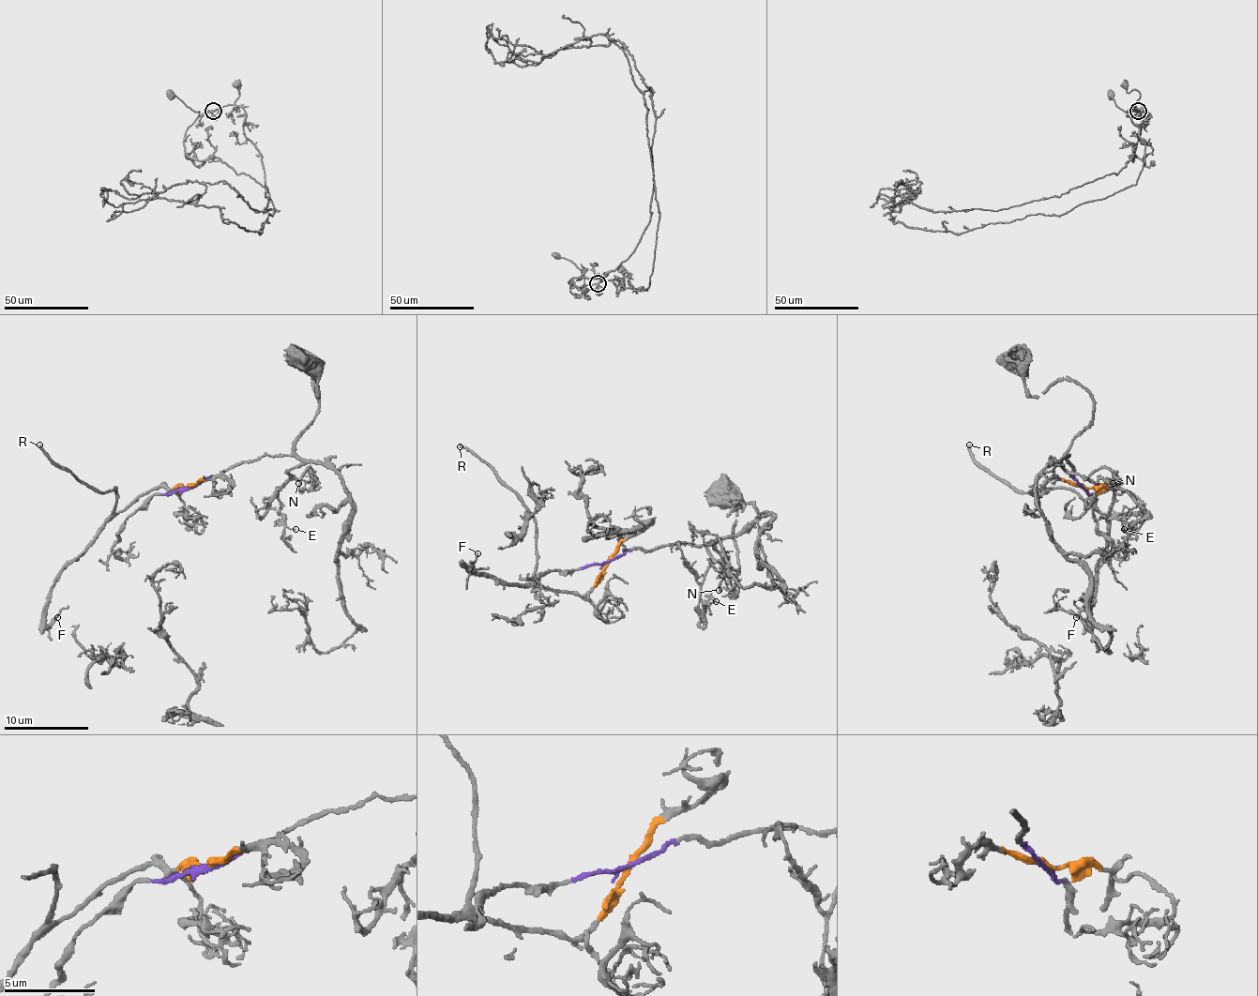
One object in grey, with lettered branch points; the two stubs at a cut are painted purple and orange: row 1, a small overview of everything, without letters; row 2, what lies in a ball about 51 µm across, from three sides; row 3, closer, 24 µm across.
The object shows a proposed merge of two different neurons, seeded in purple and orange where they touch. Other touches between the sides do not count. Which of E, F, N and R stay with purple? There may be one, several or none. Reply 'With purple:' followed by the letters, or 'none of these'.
With purple: E, N

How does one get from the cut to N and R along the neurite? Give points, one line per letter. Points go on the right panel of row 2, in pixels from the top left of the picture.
N: (1084, 487), (1072, 476), (1066, 455), (1068, 472), (1086, 478), (1106, 468), (1113, 489), (1113, 483)
R: (1084, 487), (1116, 487), (1113, 505), (1101, 512), (1068, 489), (1014, 491), (972, 457), (970, 445)

